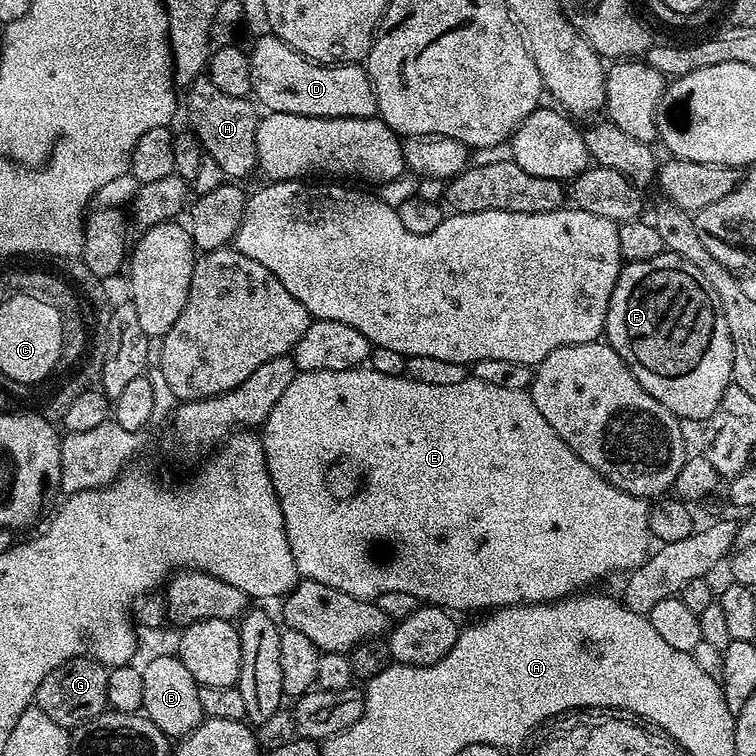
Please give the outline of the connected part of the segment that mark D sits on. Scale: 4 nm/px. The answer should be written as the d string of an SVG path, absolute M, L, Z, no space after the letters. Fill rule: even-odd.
M271 34L258 37L256 45L250 48L250 55L252 96L261 105L264 103L268 112L326 118L366 118L377 115L372 80L360 64L318 64Z

